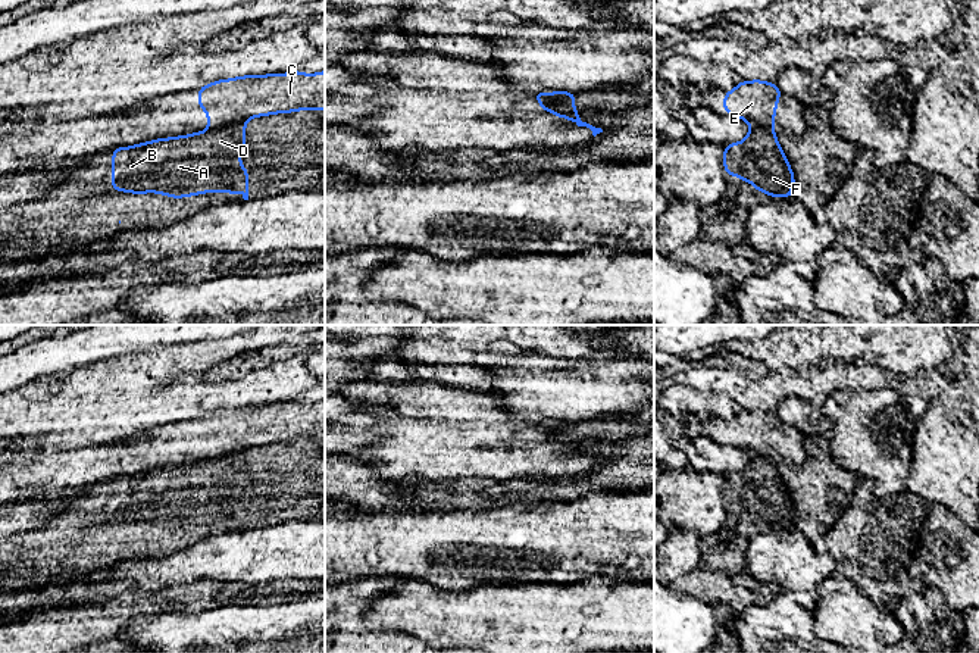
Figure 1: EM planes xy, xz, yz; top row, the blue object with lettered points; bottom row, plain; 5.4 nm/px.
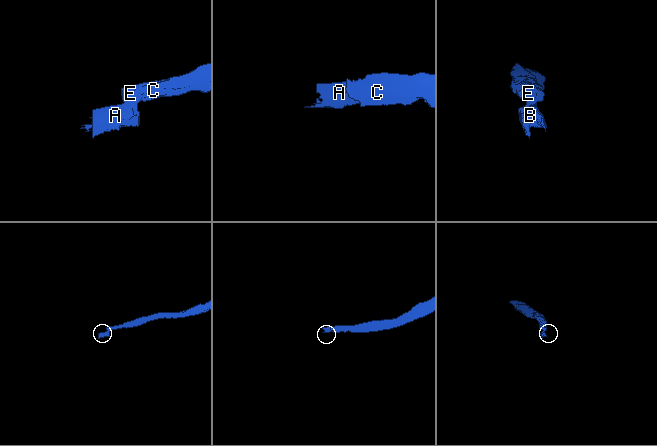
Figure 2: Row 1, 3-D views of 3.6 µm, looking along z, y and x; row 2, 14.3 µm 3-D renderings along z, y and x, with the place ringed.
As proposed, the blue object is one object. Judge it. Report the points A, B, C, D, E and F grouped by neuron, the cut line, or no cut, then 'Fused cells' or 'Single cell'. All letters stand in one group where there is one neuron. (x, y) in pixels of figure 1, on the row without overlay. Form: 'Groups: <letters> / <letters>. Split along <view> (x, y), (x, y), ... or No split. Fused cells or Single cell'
Groups: A B D F / C E. Split along xy (244, 450), (209, 459). Fused cells

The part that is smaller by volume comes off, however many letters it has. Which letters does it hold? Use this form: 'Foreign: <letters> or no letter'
Foreign: A, B, D, F

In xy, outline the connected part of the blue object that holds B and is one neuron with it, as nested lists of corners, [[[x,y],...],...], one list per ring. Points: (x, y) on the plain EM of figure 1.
[[[245,452],[181,466],[157,468],[112,482],[112,519],[172,528],[237,522],[248,529],[248,500],[240,491]]]

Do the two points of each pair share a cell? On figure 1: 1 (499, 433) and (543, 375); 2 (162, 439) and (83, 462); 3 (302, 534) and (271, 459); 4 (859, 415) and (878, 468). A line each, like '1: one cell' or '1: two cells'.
1: two cells
2: one cell
3: two cells
4: one cell

